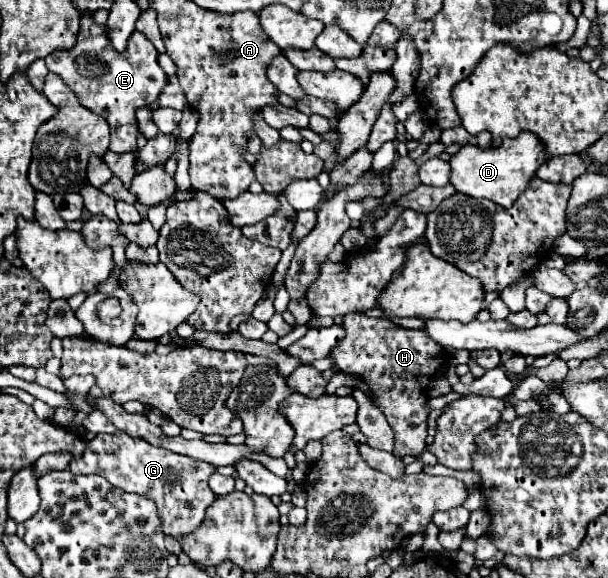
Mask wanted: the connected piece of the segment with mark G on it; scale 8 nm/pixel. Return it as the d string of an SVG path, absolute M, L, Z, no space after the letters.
M123 432L97 434L93 440L87 442L77 472L75 462L79 462L79 458L71 460L69 464L73 474L99 474L125 492L133 492L153 500L157 504L157 514L163 532L175 538L191 534L203 522L205 510L217 498L207 486L209 476L217 470L213 464L183 454L175 454L161 446L153 446L143 438L133 438Z

